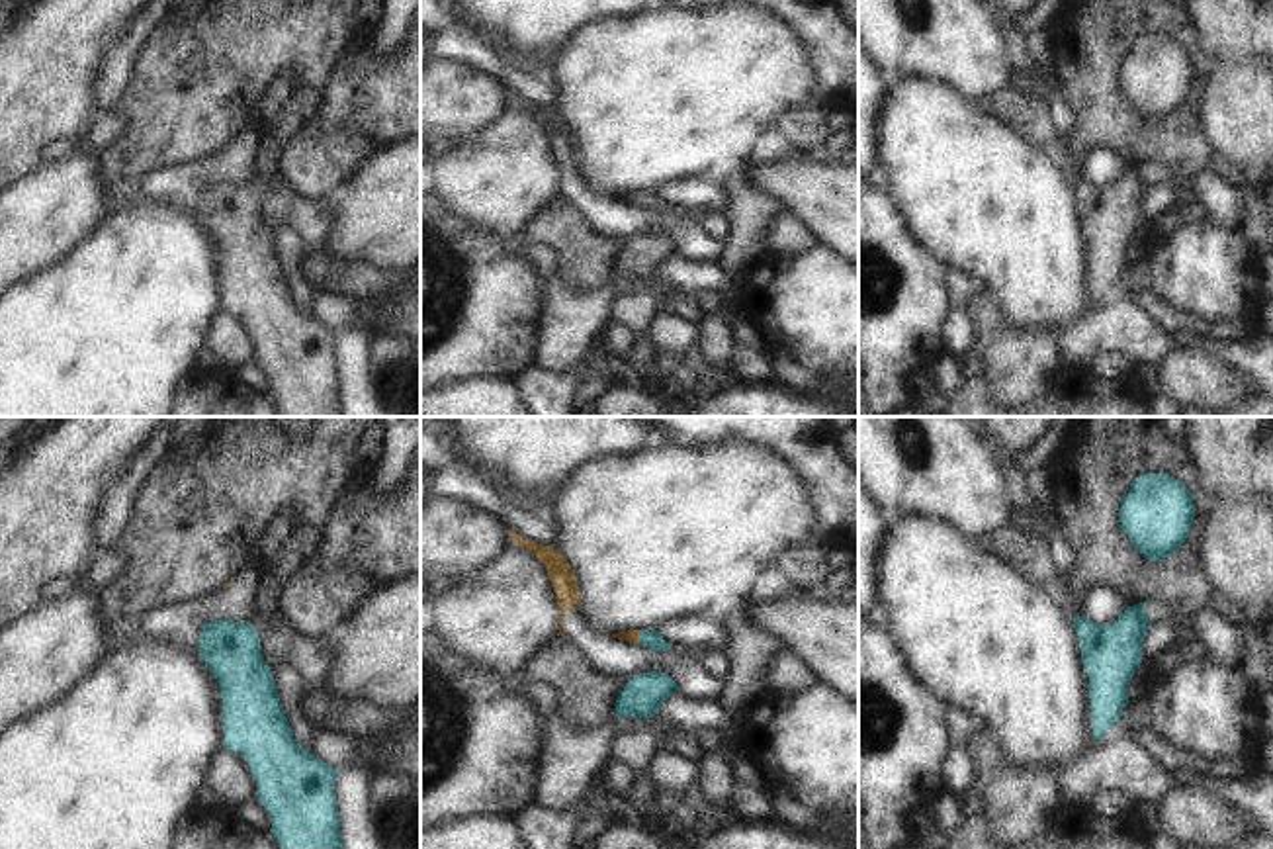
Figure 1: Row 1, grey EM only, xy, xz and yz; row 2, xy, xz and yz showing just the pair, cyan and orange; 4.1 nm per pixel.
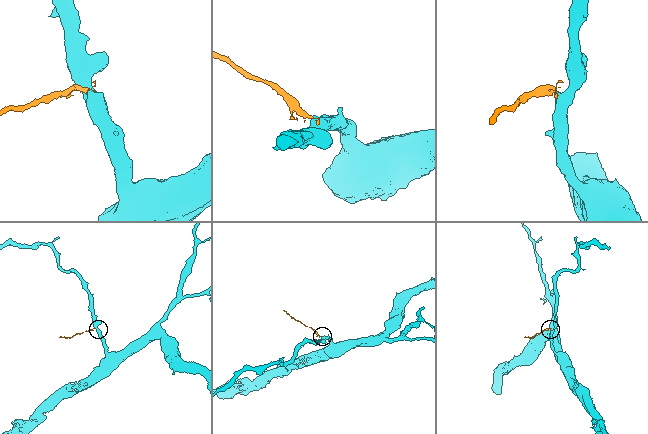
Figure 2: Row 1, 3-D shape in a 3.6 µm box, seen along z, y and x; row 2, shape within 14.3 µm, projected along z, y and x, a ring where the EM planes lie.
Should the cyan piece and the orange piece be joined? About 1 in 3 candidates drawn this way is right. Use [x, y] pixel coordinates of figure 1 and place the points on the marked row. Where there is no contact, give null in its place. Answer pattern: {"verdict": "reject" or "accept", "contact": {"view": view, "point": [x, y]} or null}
{"verdict": "accept", "contact": {"view": "xz", "point": [638, 636]}}

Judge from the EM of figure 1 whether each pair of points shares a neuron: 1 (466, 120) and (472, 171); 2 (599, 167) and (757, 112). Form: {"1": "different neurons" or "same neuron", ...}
{"1": "different neurons", "2": "same neuron"}

